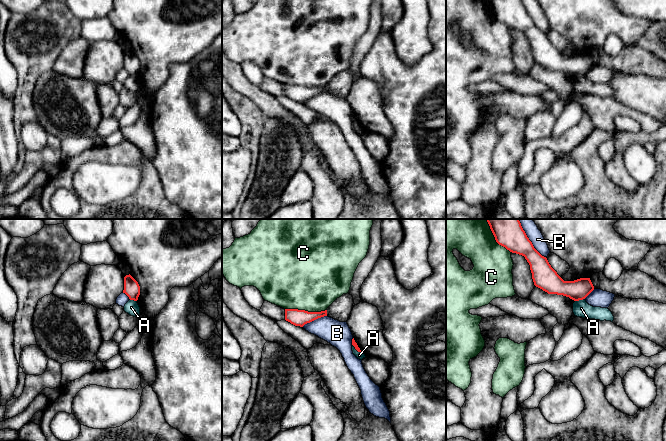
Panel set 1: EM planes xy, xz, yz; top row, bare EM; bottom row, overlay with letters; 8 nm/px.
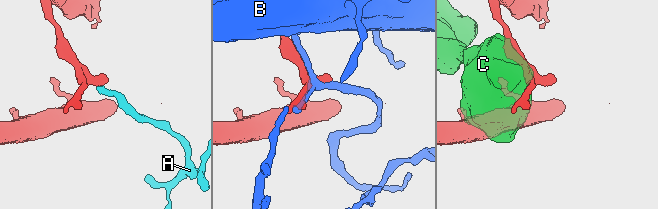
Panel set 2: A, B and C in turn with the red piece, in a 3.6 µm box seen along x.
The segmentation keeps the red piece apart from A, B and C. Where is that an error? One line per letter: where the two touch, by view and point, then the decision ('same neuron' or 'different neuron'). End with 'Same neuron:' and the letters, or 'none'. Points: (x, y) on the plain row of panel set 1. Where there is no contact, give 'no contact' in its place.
A: yz (579, 75) | different neuron
B: yz (531, 18) | different neuron
C: xz (306, 87) | different neuron
Same neuron: none

